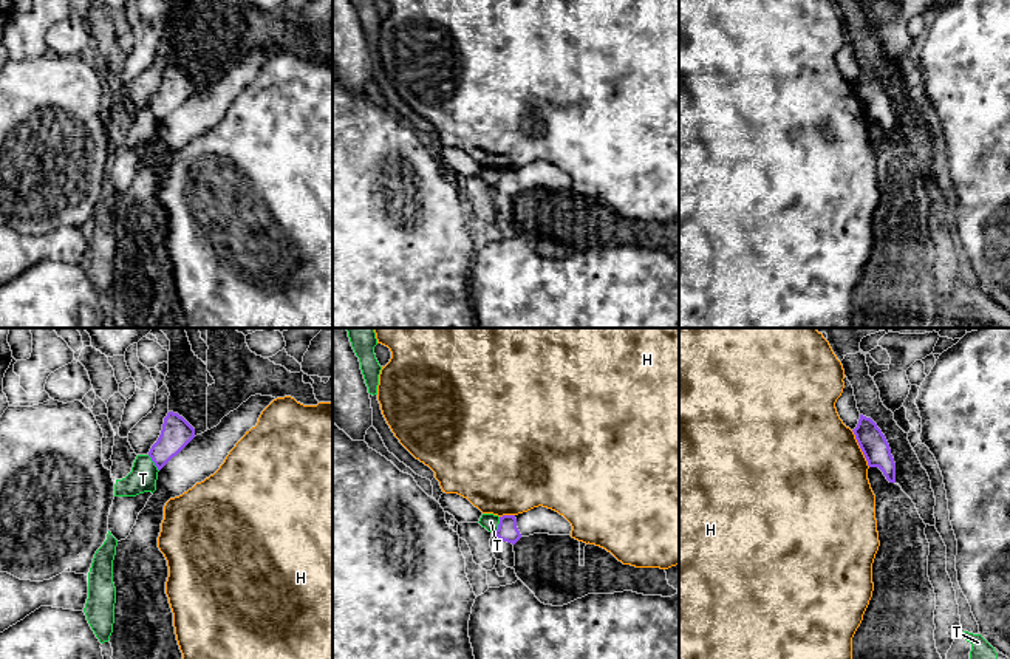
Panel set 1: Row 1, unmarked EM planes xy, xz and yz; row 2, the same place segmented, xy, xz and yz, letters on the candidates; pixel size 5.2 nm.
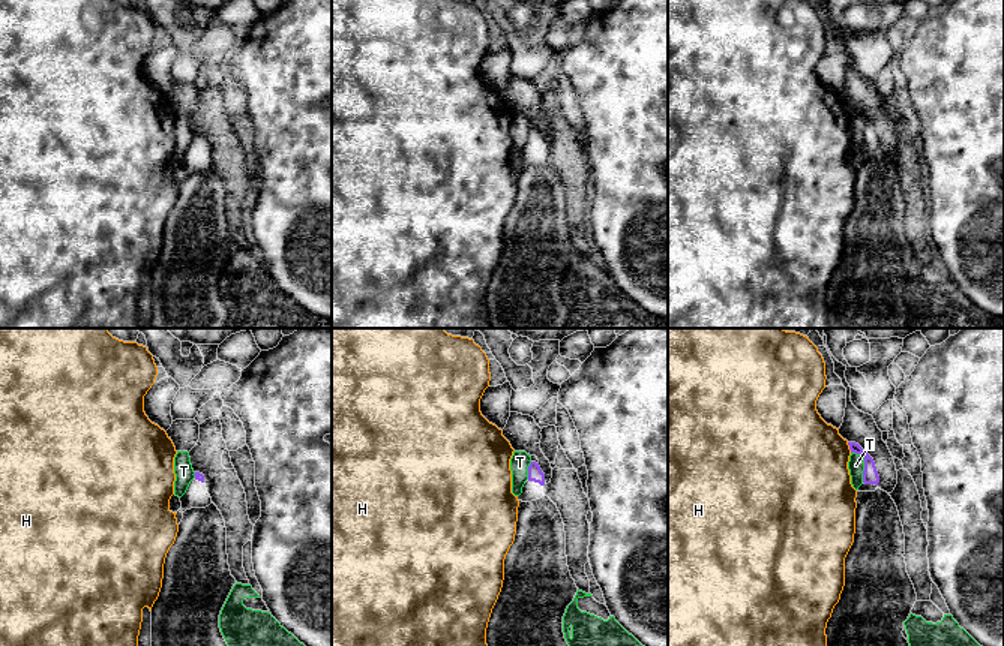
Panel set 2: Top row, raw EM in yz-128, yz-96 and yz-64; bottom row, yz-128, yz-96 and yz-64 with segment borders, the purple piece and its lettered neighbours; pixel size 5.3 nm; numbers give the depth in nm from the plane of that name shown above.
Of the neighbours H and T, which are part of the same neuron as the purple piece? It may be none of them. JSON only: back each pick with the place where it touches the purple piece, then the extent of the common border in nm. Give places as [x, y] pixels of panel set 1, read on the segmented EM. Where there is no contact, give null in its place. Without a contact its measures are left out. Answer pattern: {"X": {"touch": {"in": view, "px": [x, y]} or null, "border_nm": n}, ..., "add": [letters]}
{"add": []}

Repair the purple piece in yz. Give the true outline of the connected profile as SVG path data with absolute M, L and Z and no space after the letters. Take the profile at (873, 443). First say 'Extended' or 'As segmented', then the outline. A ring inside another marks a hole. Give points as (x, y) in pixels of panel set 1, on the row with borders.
As segmented. M860 415L852 430L869 467L879 467L889 483L896 483L896 463L889 444L877 424Z

